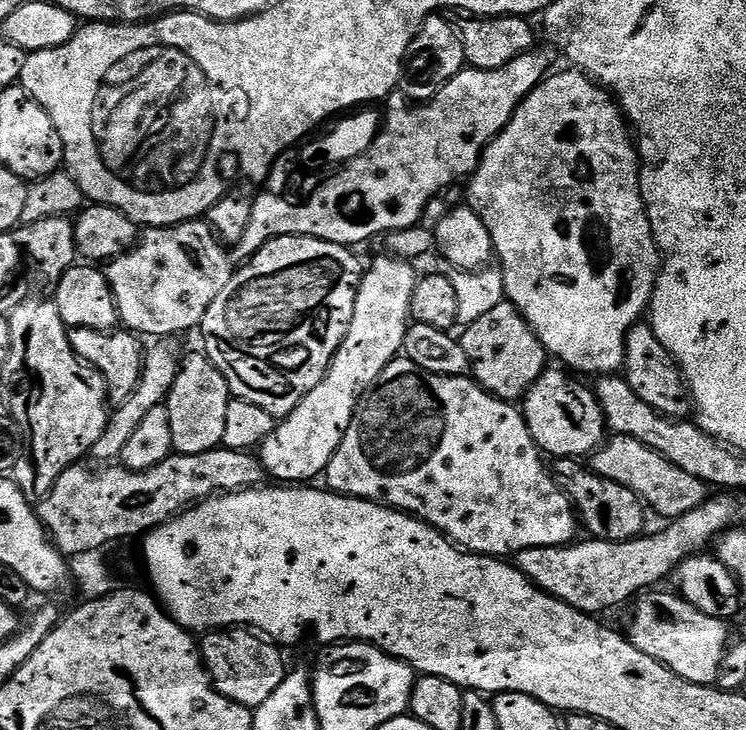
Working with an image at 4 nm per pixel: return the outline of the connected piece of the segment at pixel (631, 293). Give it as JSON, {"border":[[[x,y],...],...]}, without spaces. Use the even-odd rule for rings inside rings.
{"border":[[[556,70],[545,76],[544,81],[517,106],[511,122],[490,141],[484,149],[484,155],[480,157],[479,166],[467,181],[466,204],[476,212],[489,231],[495,259],[500,259],[498,267],[504,273],[504,295],[507,303],[516,307],[524,316],[532,327],[532,333],[538,337],[553,361],[561,360],[556,362],[573,373],[585,372],[591,378],[599,378],[621,371],[624,365],[624,339],[635,324],[641,323],[643,316],[640,315],[649,311],[652,291],[655,290],[656,278],[660,275],[662,257],[652,236],[648,211],[644,209],[644,199],[640,193],[638,148],[620,105],[595,80],[582,72],[567,71]]]}

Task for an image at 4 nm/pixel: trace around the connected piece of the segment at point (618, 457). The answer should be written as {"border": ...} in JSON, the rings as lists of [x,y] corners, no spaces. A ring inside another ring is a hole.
{"border":[[[613,435],[592,453],[590,468],[602,478],[618,482],[618,486],[626,486],[626,490],[634,493],[651,511],[653,508],[658,515],[665,516],[663,519],[668,522],[682,514],[690,514],[694,506],[701,504],[710,495],[709,485],[694,478],[694,474],[686,474],[686,470],[678,470],[674,462],[662,458],[662,454],[650,450],[650,446],[638,442],[638,438]]]}

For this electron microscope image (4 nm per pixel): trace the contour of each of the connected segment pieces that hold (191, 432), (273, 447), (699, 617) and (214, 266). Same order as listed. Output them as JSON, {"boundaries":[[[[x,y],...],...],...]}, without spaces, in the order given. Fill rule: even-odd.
{"boundaries":[[[[196,350],[183,357],[166,401],[173,449],[179,454],[202,454],[221,447],[224,442],[222,434],[226,431],[226,406],[230,406],[233,398],[228,379],[203,351]]],[[[382,254],[372,265],[367,265],[366,271],[360,277],[360,289],[356,295],[356,305],[354,306],[354,318],[348,327],[346,338],[340,343],[339,350],[334,354],[330,362],[328,372],[302,398],[299,406],[289,414],[283,417],[277,423],[276,428],[270,433],[258,449],[258,459],[261,467],[269,477],[272,476],[276,482],[312,482],[315,476],[323,477],[328,470],[330,458],[338,450],[346,430],[350,426],[350,418],[354,414],[357,402],[360,396],[370,387],[382,374],[382,370],[401,355],[406,338],[406,330],[410,323],[410,302],[414,294],[414,286],[418,279],[418,272],[412,269],[413,265],[404,259],[397,259],[393,255]]],[[[648,590],[635,597],[626,638],[642,650],[642,654],[678,674],[678,678],[691,684],[715,685],[730,643],[729,625],[718,618],[710,618],[710,614],[702,614],[702,610],[687,604],[679,594],[660,591]]],[[[203,219],[187,220],[185,224],[173,224],[170,228],[145,227],[132,249],[106,264],[108,285],[114,294],[119,323],[125,324],[123,327],[129,333],[141,332],[144,336],[176,336],[191,328],[192,331],[199,329],[206,310],[210,310],[210,302],[222,294],[222,286],[230,282],[238,267],[228,252],[231,251],[216,239],[211,226]]]]}

